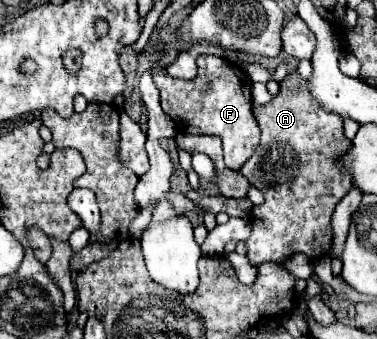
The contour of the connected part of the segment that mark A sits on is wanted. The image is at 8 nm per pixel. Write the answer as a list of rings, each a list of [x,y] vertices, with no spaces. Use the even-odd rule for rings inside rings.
[[[298,74],[286,76],[280,92],[264,106],[256,106],[262,142],[240,172],[264,194],[264,204],[252,208],[252,236],[246,256],[252,264],[282,264],[294,254],[316,260],[328,254],[332,238],[332,212],[352,186],[352,174],[342,168],[340,158],[352,148],[344,136],[342,118],[326,112],[312,100],[306,80]]]

